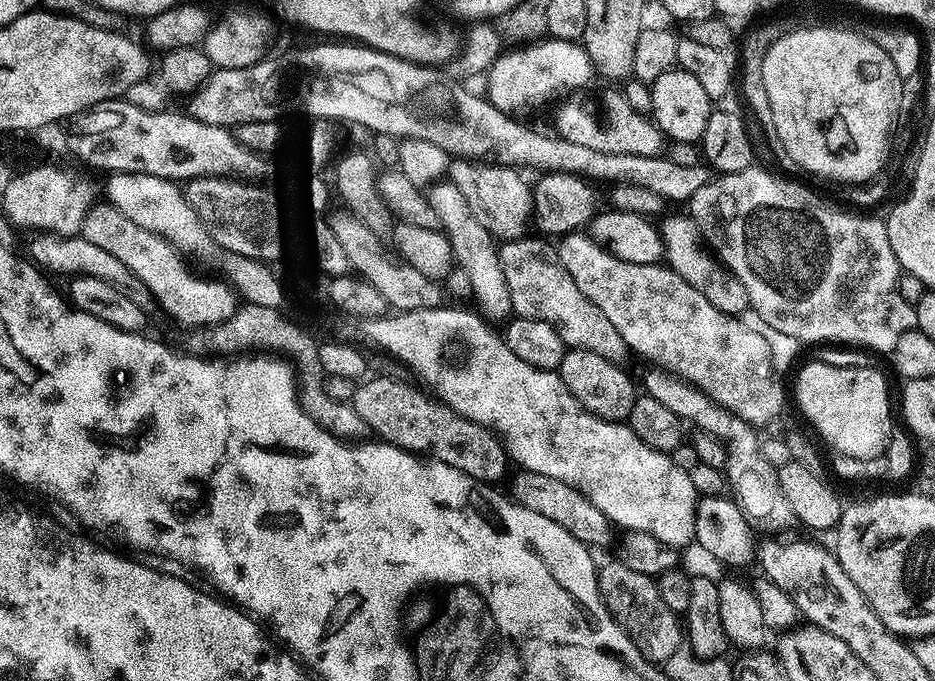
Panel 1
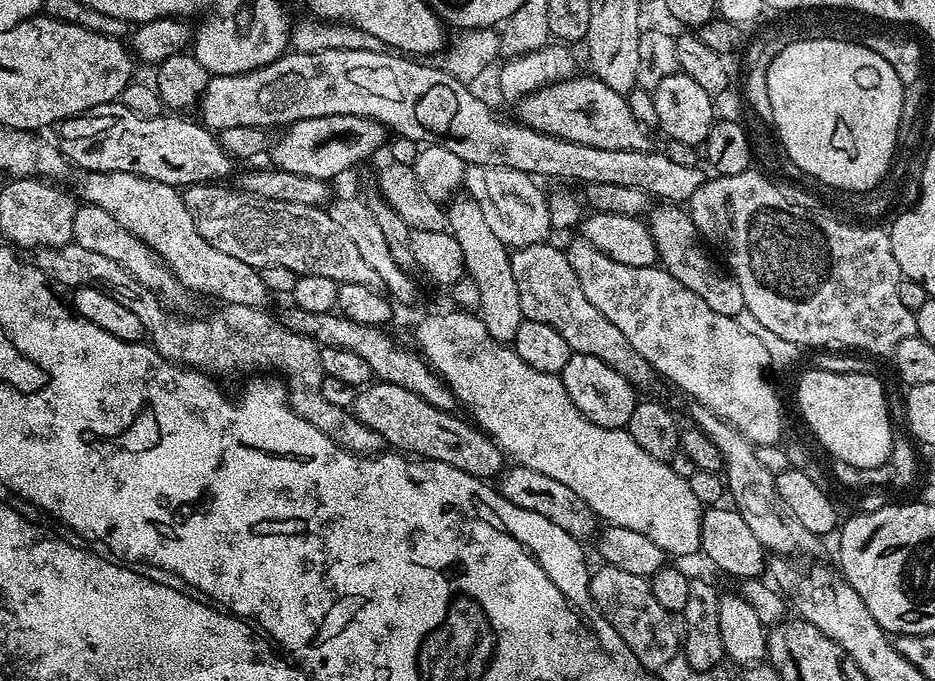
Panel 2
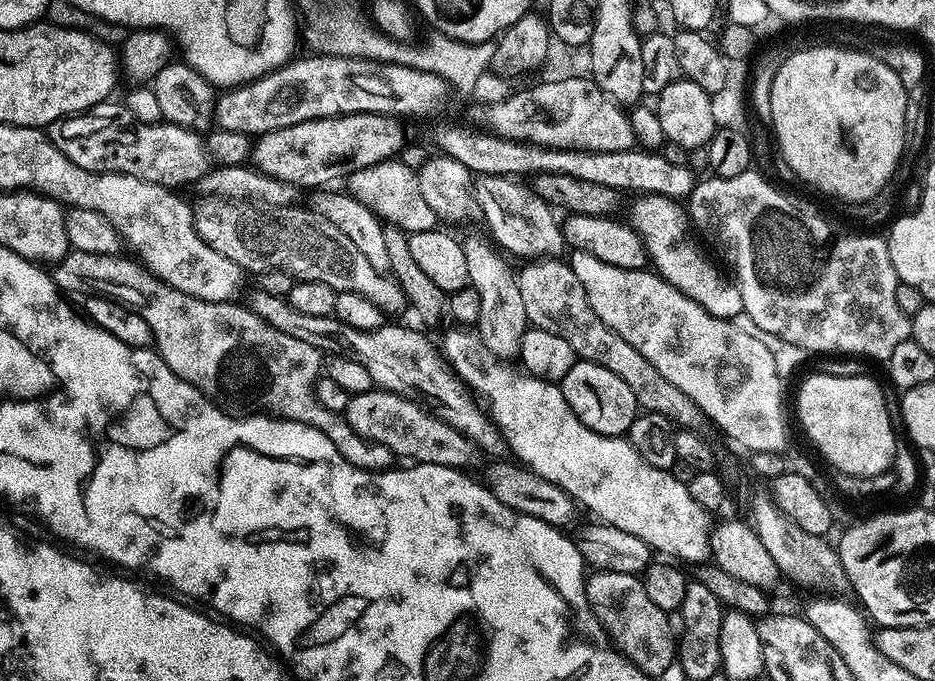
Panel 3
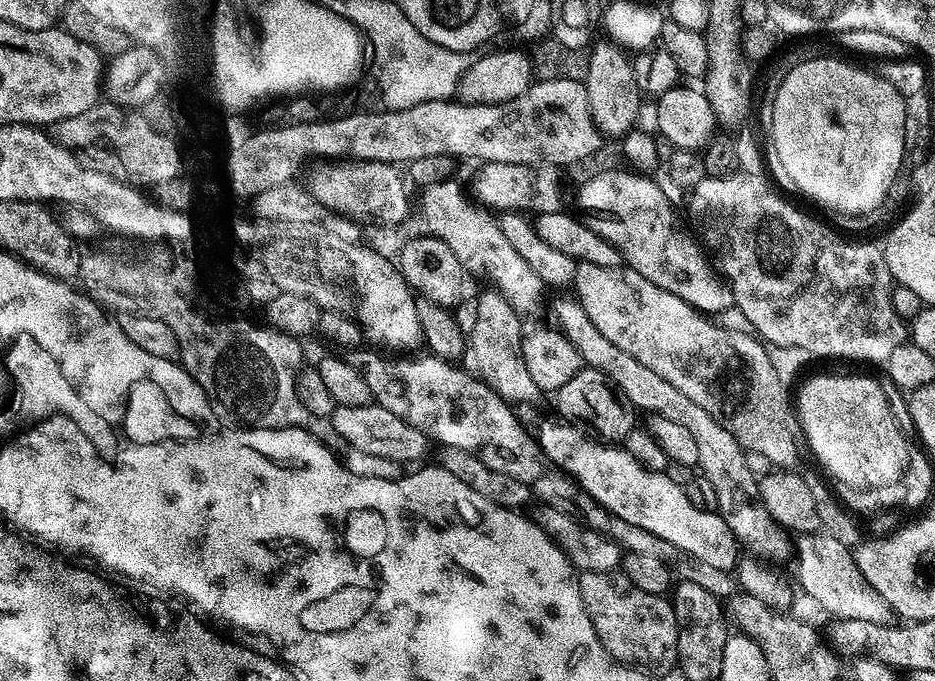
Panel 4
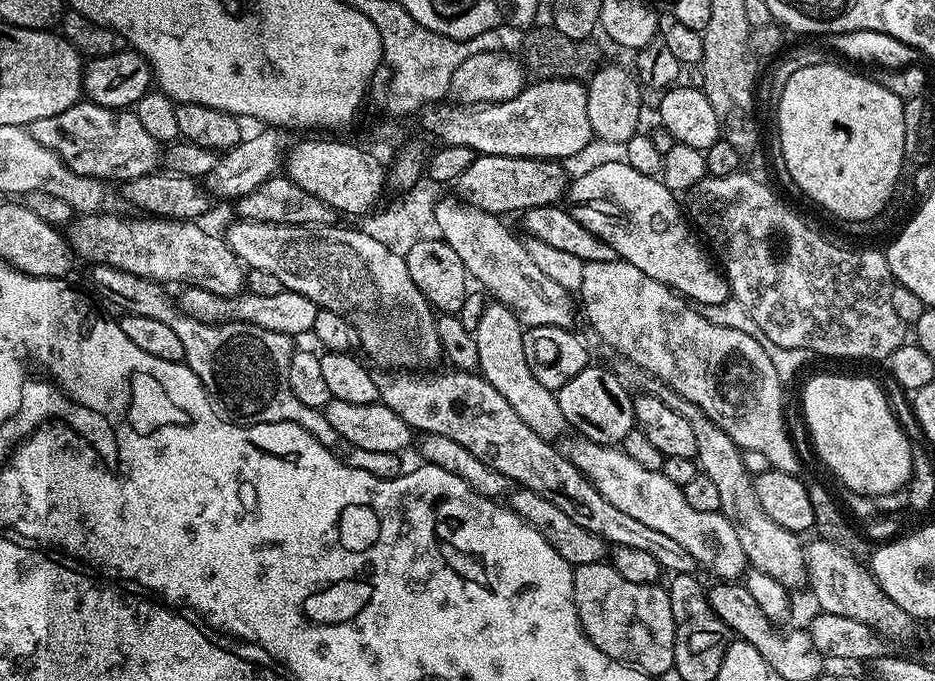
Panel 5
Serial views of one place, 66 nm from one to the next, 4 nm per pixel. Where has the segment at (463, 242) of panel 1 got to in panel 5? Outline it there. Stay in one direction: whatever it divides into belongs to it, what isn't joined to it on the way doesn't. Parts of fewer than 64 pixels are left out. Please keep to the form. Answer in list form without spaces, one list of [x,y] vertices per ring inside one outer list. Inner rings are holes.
[[[495,302],[485,303],[482,318],[474,329],[476,345],[478,346],[479,375],[483,376],[510,406],[514,406],[514,414],[533,428],[539,436],[553,438],[569,431],[566,414],[562,414],[562,406],[558,406],[558,398],[553,389],[542,386],[528,365],[524,349],[524,333],[520,319],[505,306]]]

